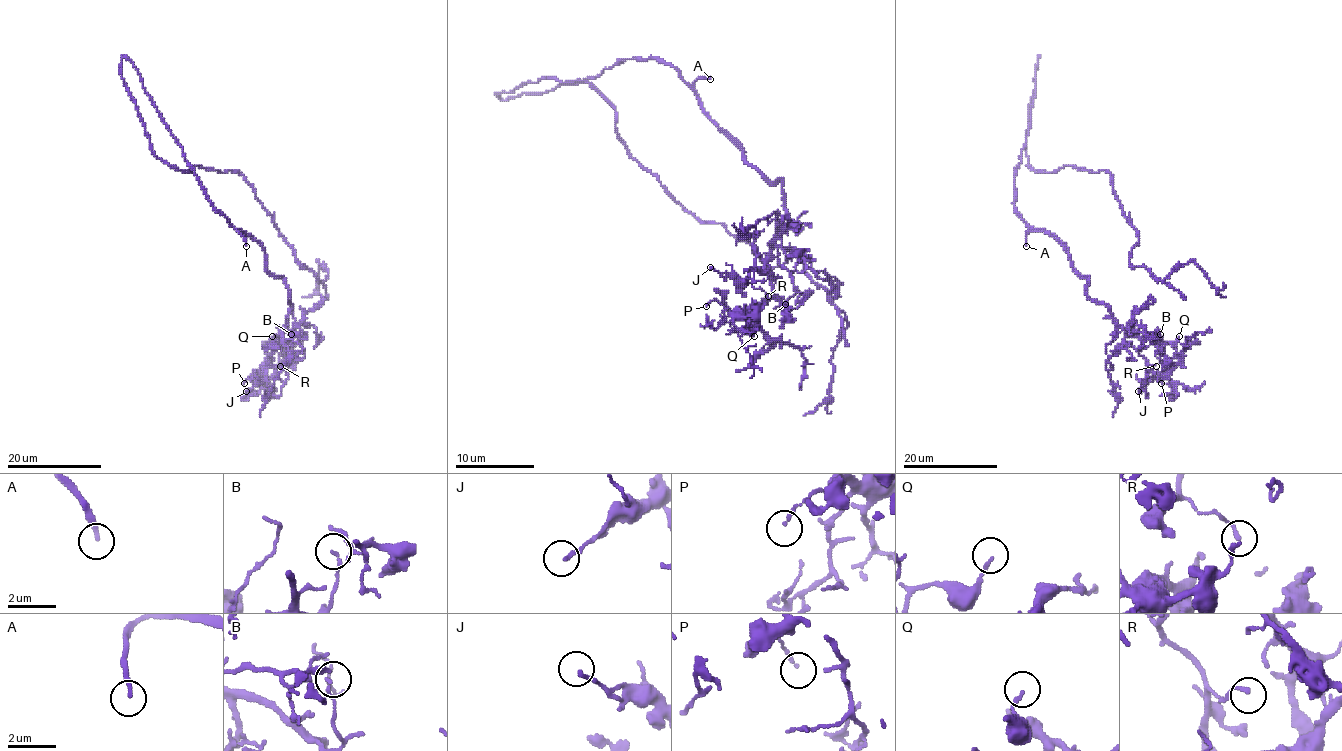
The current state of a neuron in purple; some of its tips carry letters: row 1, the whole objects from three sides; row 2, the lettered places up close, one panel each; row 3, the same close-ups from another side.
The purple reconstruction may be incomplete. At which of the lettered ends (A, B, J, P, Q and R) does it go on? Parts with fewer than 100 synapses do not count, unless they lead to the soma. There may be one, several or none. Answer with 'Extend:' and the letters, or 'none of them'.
Extend: A

